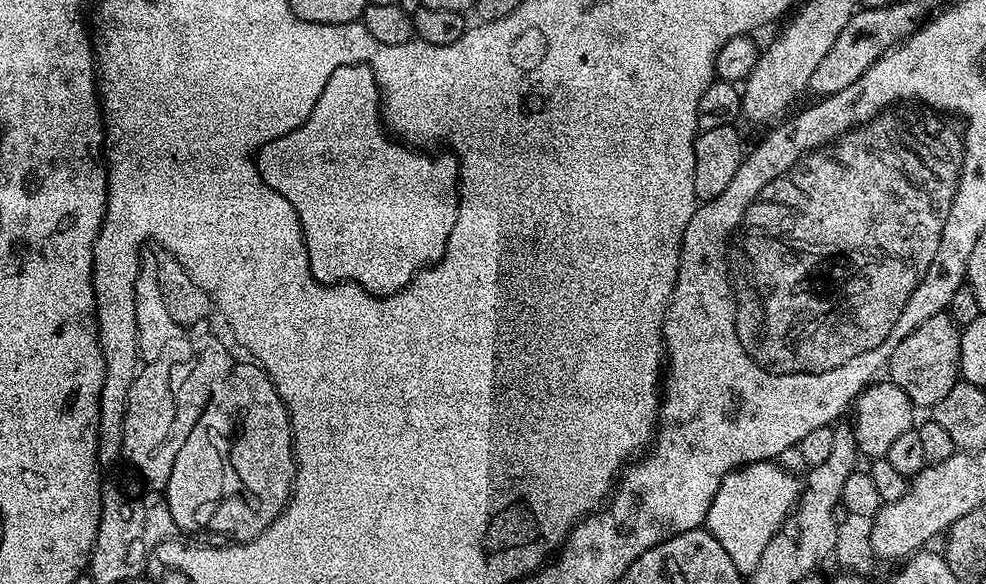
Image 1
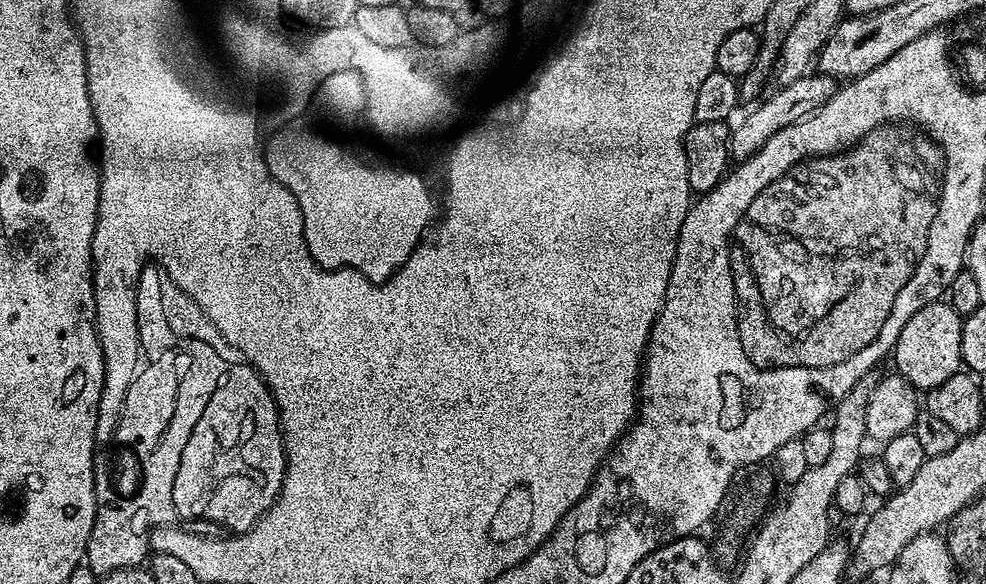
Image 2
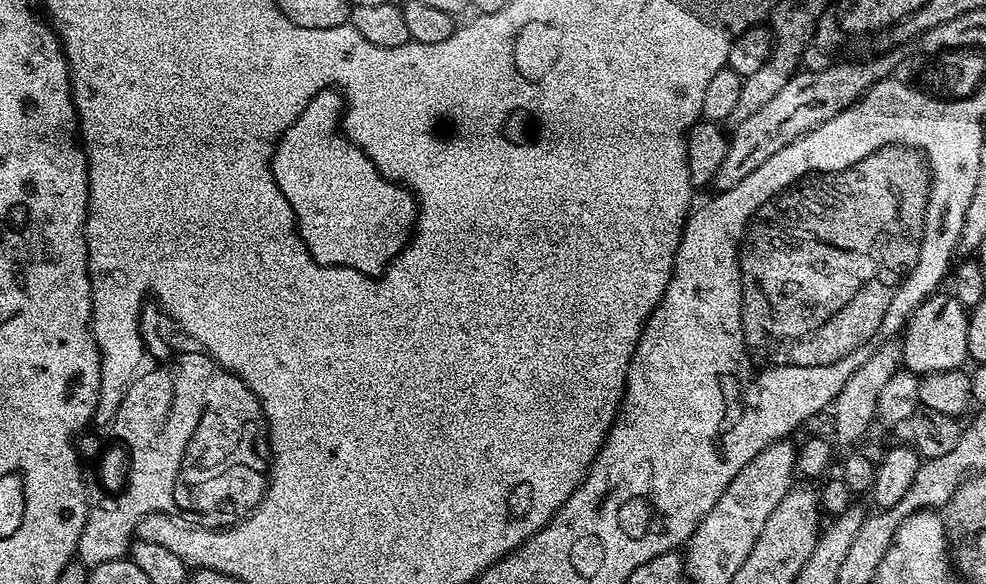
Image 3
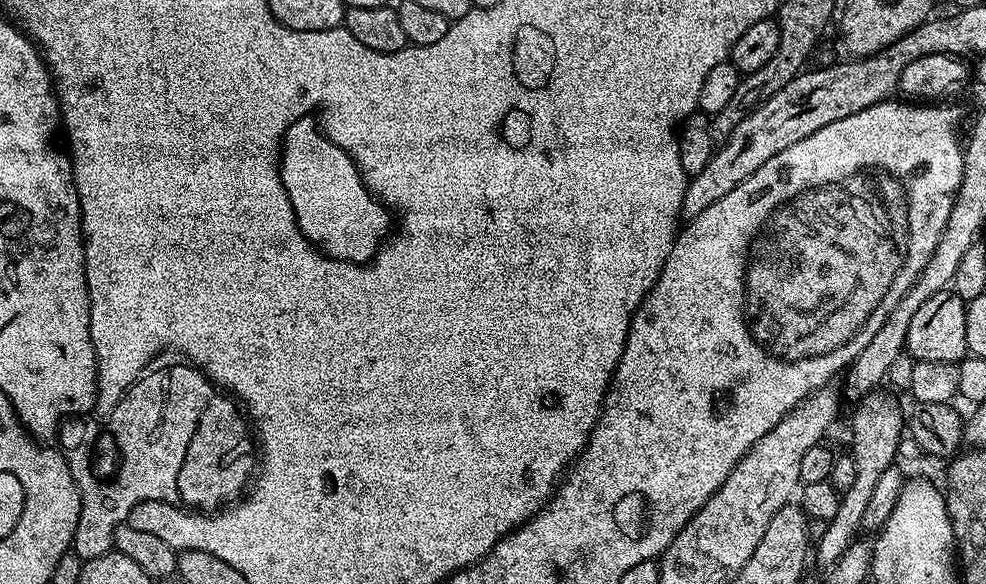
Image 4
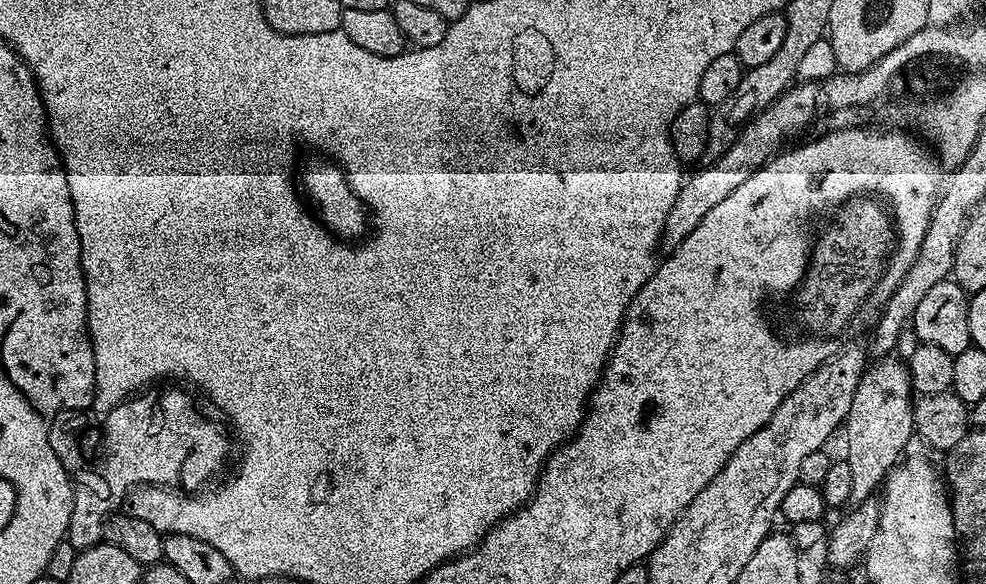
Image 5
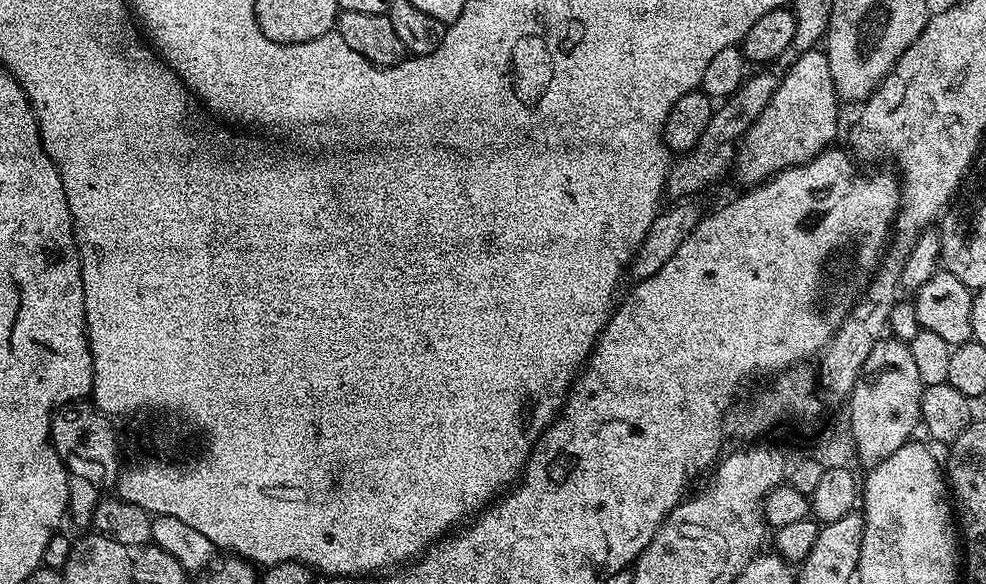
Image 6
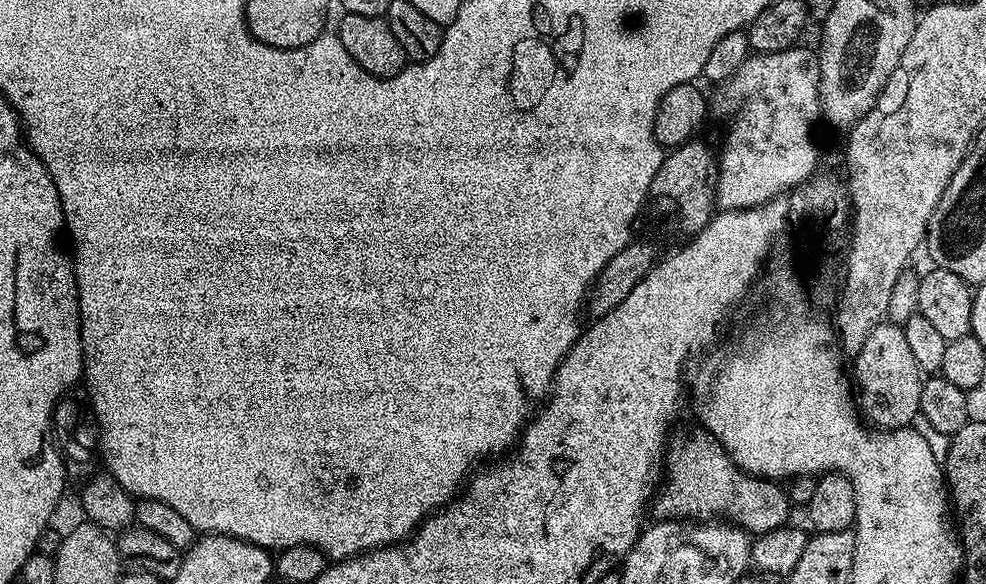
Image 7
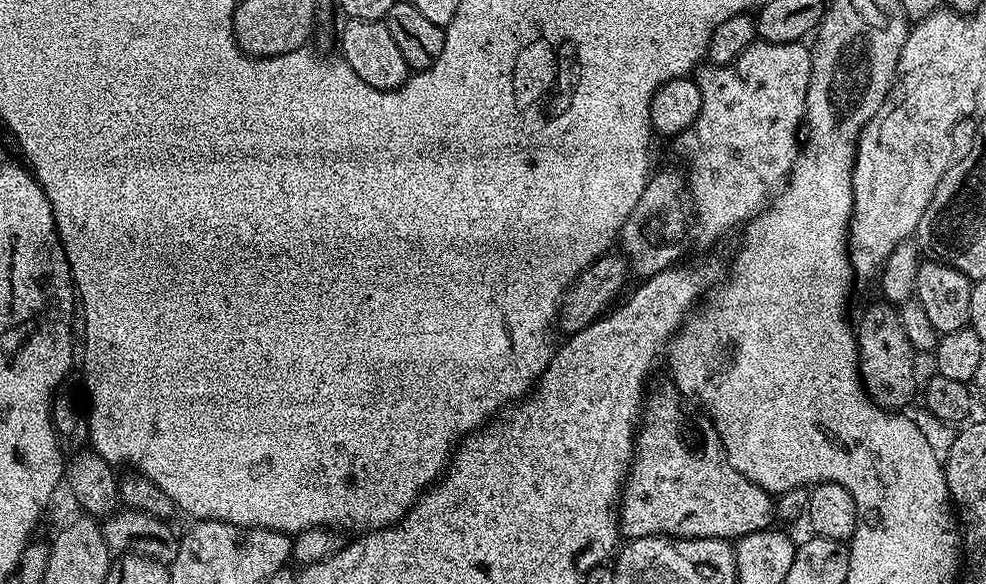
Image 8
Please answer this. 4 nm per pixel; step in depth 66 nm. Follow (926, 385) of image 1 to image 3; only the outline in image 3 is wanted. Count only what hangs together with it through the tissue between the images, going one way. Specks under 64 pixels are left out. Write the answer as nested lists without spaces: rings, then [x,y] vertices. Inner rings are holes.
[[[944,290],[937,291],[921,302],[902,329],[900,349],[904,355],[903,367],[915,372],[917,377],[928,376],[931,372],[963,369],[964,360],[969,359],[968,314],[969,309]]]

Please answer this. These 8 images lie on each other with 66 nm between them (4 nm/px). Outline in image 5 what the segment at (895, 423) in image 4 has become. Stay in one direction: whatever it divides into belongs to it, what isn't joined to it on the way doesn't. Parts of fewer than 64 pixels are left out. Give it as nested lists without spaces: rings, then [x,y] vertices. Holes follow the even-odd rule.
[[[880,358],[864,369],[854,402],[850,402],[850,414],[842,425],[842,436],[844,432],[848,439],[846,462],[850,466],[850,501],[853,505],[873,499],[888,473],[901,463],[904,447],[914,436],[913,403],[912,375],[908,373],[905,361]]]

